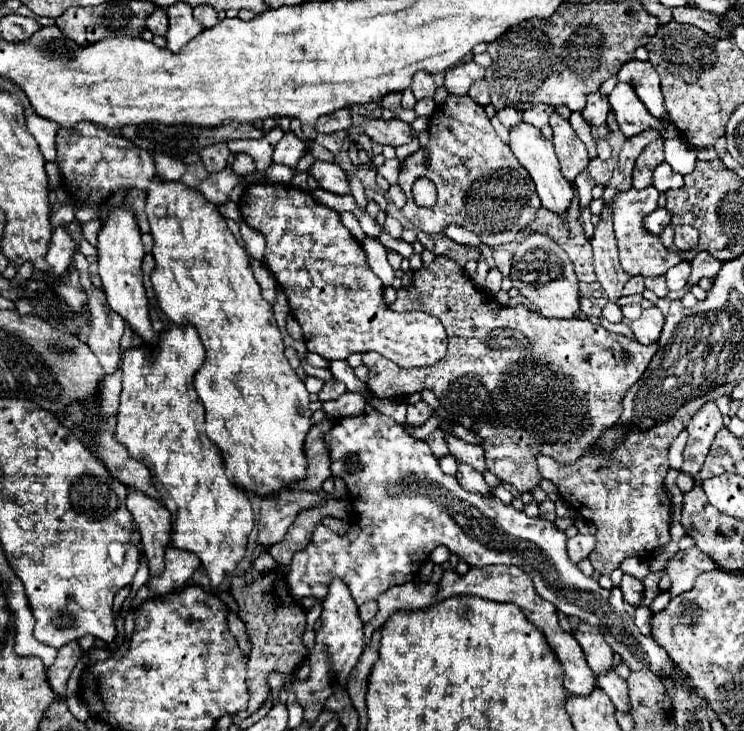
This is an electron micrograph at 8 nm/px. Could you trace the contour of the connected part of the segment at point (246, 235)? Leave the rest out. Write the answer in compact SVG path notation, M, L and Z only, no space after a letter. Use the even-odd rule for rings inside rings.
M245 221L239 223L239 229L241 229L241 237L245 241L245 249L249 251L249 255L253 259L261 261L263 259L263 251L265 251L265 237L257 229L249 227Z

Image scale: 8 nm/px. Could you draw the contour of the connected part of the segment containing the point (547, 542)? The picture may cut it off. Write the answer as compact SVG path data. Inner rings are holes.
M379 411L361 413L355 417L339 419L333 425L333 431L327 433L327 445L331 449L331 471L333 475L341 477L347 483L349 499L353 503L353 509L357 513L357 521L351 521L345 535L333 533L325 525L317 525L313 529L313 537L309 545L303 551L297 551L293 555L293 561L289 565L289 591L293 597L313 597L317 601L323 601L327 597L329 583L333 579L341 579L357 605L363 605L371 599L377 599L381 593L385 593L393 585L403 585L417 579L417 573L421 565L427 561L431 551L439 545L445 545L453 555L463 559L469 567L489 567L489 565L517 565L525 567L531 575L537 593L553 603L557 611L565 615L575 615L581 621L587 621L593 627L599 627L605 641L611 645L615 653L623 657L623 661L629 665L631 671L637 669L649 669L655 675L665 675L675 681L675 685L685 683L685 673L681 669L675 669L673 661L669 661L669 655L665 649L661 649L653 639L639 633L635 627L631 615L627 617L627 609L621 597L621 589L603 589L599 587L595 577L583 575L577 565L567 555L567 535L555 527L553 521L545 517L529 517L525 511L513 509L513 505L501 503L495 495L479 495L463 489L459 481L451 475L445 475L439 467L439 459L433 455L429 445L421 439L413 439L399 423L395 423L391 417L381 415Z

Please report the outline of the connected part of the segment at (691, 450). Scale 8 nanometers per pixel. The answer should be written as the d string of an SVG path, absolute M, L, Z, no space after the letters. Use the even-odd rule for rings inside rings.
M709 401L705 403L689 421L687 431L689 431L689 439L687 439L687 447L685 447L685 461L683 461L683 469L689 475L697 475L707 453L709 447L717 435L717 431L723 427L723 415L719 411L719 407Z

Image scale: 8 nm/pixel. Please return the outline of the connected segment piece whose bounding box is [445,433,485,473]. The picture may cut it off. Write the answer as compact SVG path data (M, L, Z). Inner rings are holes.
M445 433L445 437L447 437L447 441L449 441L449 453L455 455L457 461L473 465L479 473L485 471L485 457L483 457L485 453L483 453L481 445L465 443L465 441L461 441L461 439L457 439L457 437L451 437L451 435L447 435L447 433Z

